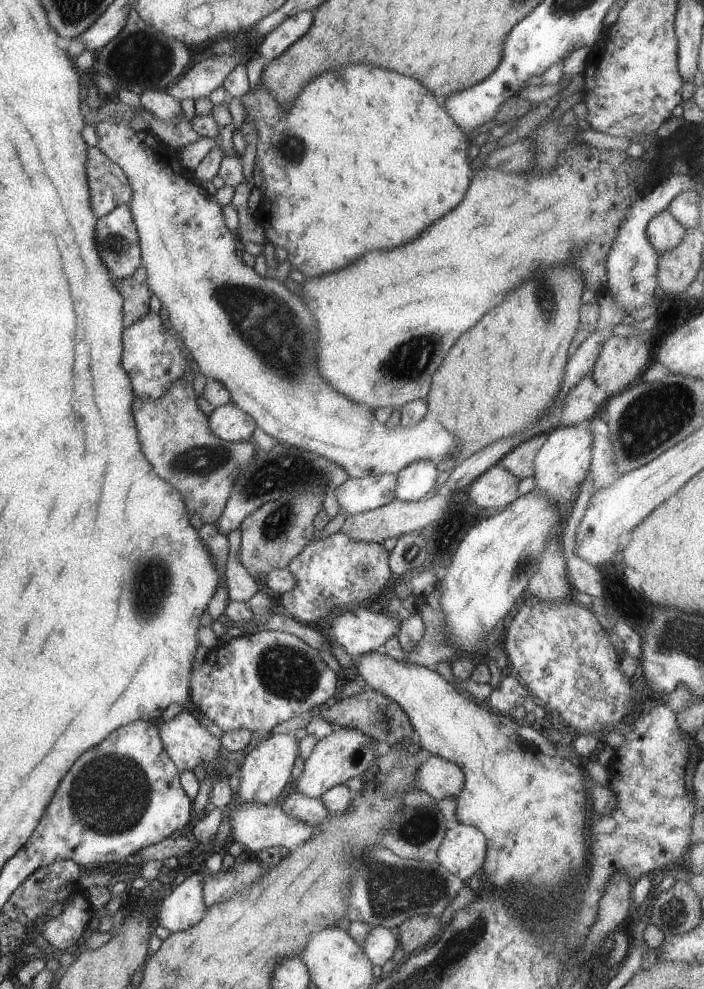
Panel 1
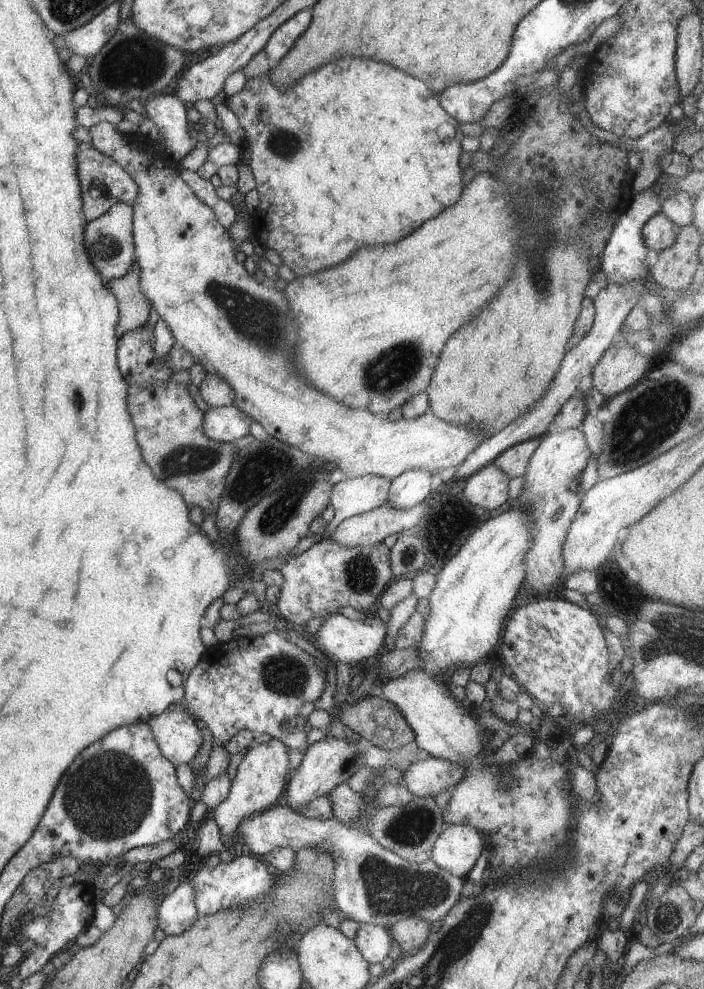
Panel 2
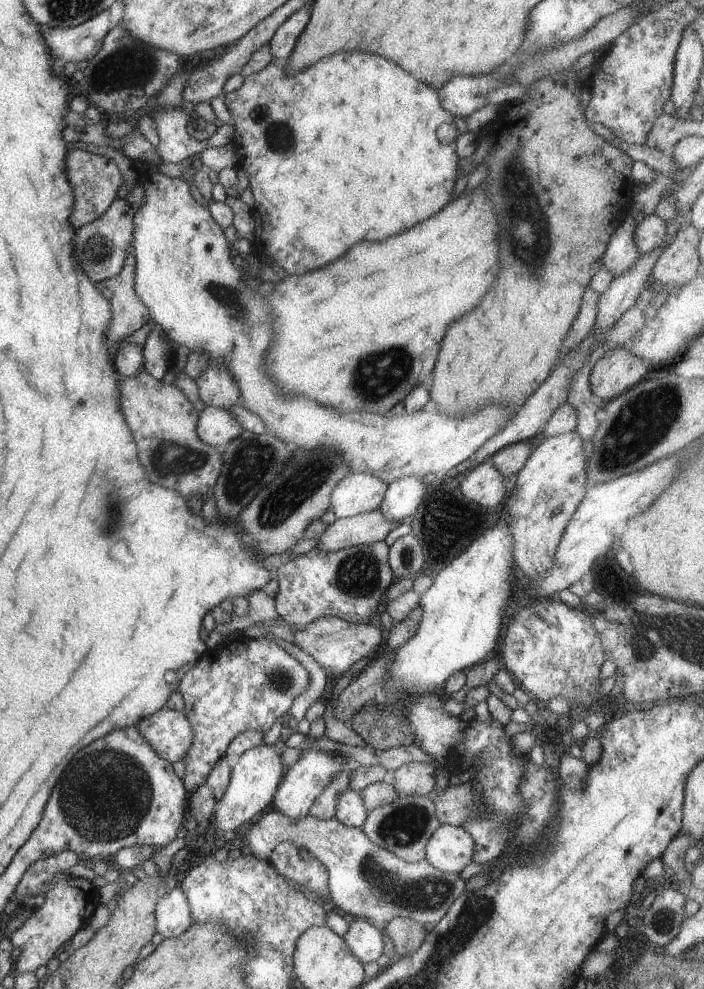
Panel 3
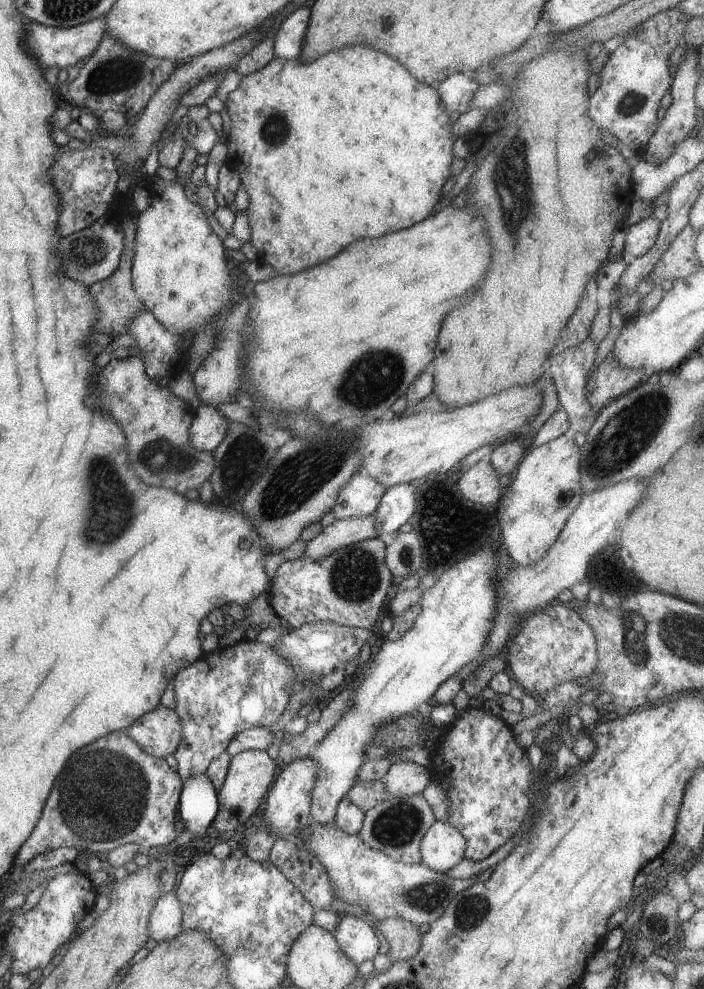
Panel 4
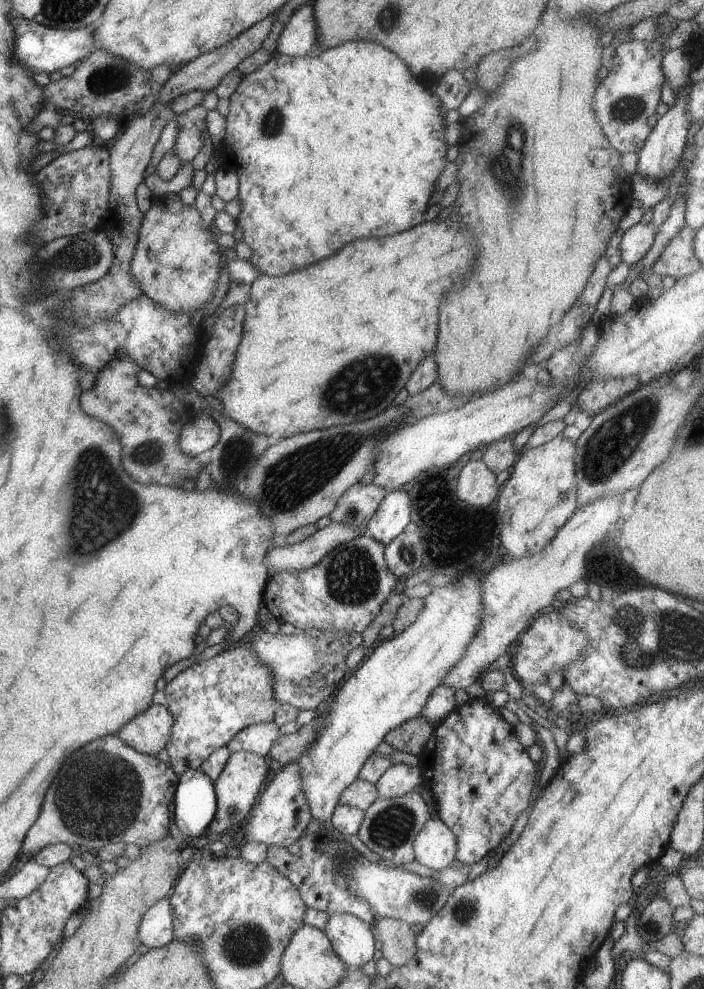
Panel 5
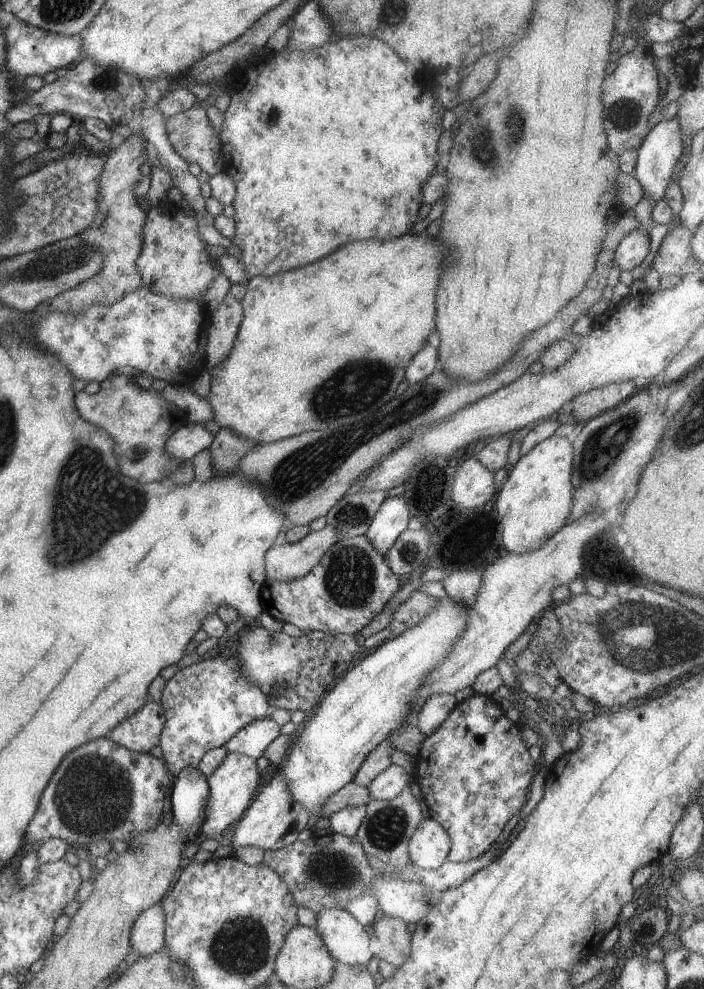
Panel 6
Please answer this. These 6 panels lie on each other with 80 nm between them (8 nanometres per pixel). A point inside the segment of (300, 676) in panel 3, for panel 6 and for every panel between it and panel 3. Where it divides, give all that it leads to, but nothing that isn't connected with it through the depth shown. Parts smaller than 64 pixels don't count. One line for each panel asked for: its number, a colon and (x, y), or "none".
4: (229, 690)
5: (213, 700)
6: (205, 704)

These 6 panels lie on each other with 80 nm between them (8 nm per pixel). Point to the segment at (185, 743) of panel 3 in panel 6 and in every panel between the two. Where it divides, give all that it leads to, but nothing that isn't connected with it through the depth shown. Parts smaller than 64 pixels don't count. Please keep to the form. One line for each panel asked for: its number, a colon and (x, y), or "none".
4: (159, 733)
5: (149, 732)
6: (140, 732)

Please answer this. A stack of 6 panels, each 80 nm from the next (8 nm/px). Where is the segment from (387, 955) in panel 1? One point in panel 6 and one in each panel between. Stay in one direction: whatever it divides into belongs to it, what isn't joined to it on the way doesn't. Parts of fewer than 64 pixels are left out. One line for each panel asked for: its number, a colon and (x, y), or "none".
2: (374, 942)
3: (365, 939)
4: (356, 936)
5: (352, 940)
6: (347, 941)

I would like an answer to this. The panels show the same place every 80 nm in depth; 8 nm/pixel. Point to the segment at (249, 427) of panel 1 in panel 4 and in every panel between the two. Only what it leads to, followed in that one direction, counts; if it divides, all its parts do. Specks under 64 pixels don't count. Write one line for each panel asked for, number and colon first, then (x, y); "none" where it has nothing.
2: (227, 424)
3: (217, 427)
4: (209, 428)

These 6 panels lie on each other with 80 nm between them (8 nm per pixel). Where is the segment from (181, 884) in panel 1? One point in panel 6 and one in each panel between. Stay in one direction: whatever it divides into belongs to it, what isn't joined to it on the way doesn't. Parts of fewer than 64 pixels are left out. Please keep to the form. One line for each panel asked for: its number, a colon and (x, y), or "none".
2: (177, 912)
3: (173, 916)
4: (166, 922)
5: (156, 927)
6: (147, 935)

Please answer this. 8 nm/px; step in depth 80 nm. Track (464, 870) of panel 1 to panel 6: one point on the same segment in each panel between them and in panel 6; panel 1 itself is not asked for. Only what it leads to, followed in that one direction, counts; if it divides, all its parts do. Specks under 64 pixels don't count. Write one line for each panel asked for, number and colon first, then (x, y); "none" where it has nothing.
2: (458, 848)
3: (451, 848)
4: (443, 846)
5: (435, 847)
6: (428, 848)

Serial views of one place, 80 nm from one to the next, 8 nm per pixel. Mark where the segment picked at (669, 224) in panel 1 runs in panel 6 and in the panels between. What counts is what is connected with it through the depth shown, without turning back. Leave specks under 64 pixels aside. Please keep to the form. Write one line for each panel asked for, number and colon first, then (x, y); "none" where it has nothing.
2: (659, 232)
3: (650, 233)
4: (639, 239)
5: (636, 241)
6: (632, 251)

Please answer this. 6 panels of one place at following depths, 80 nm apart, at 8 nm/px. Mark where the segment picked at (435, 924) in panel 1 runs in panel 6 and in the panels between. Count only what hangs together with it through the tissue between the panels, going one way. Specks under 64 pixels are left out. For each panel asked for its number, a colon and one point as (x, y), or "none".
2: (411, 933)
3: (407, 935)
4: (404, 939)
5: (397, 940)
6: (393, 937)

